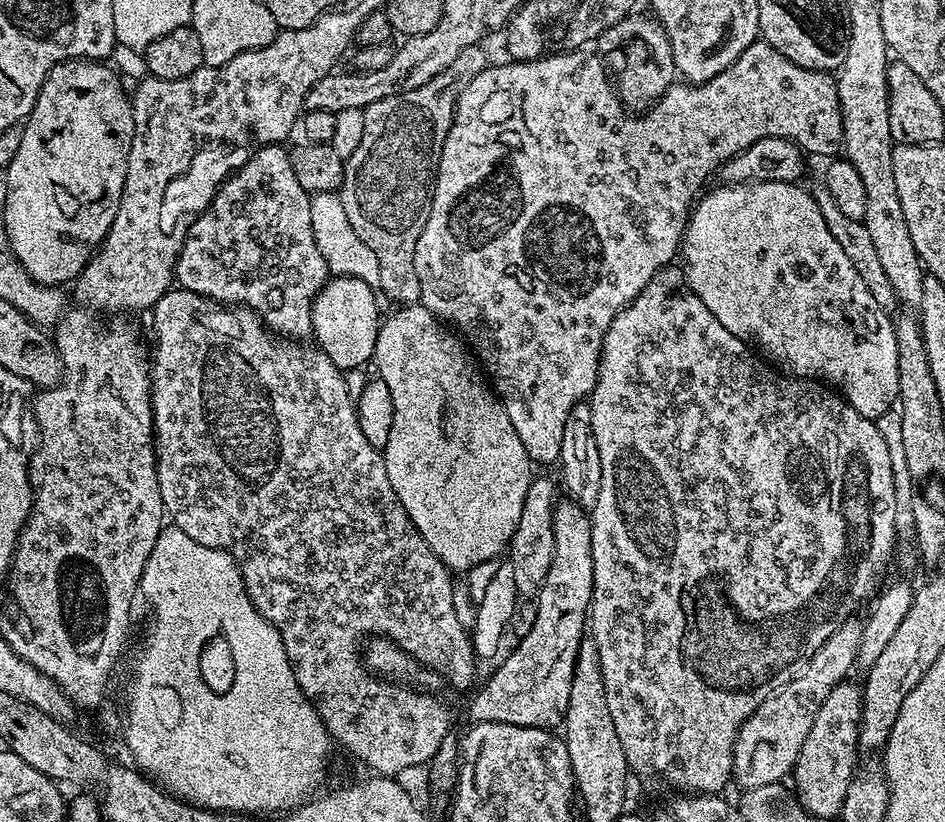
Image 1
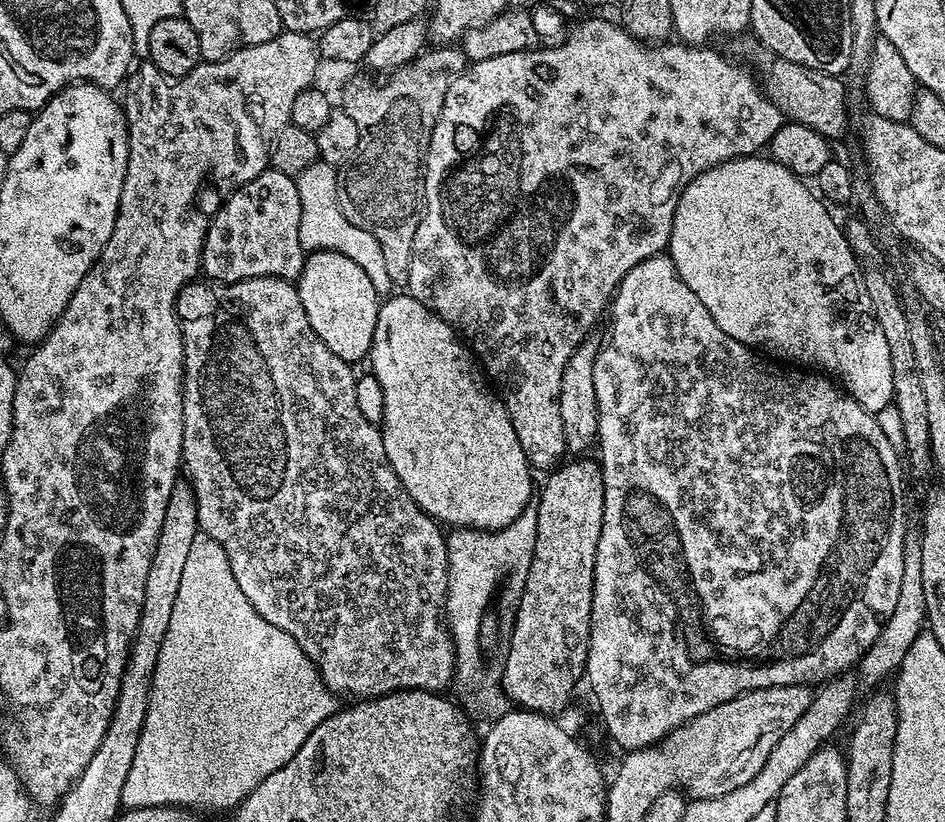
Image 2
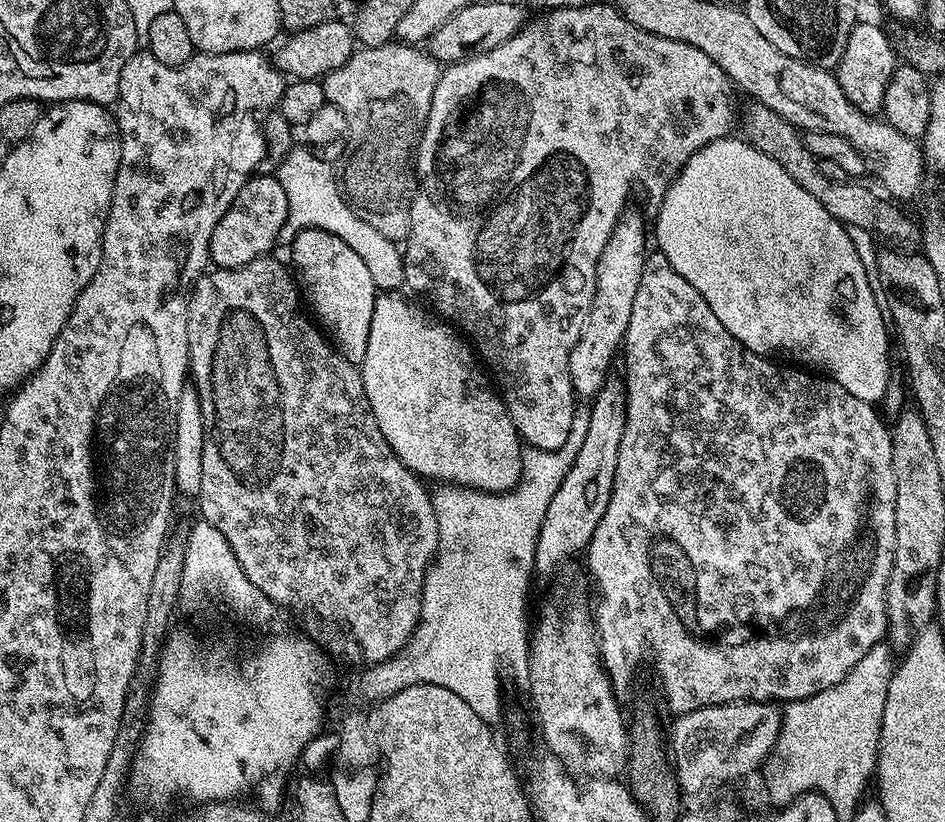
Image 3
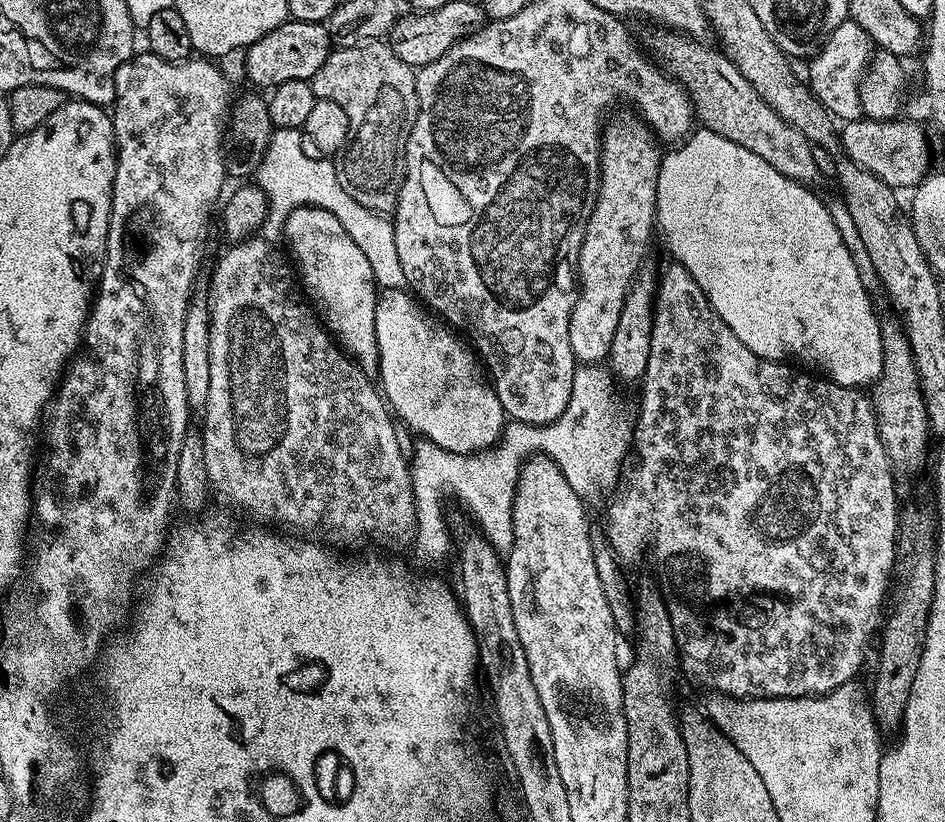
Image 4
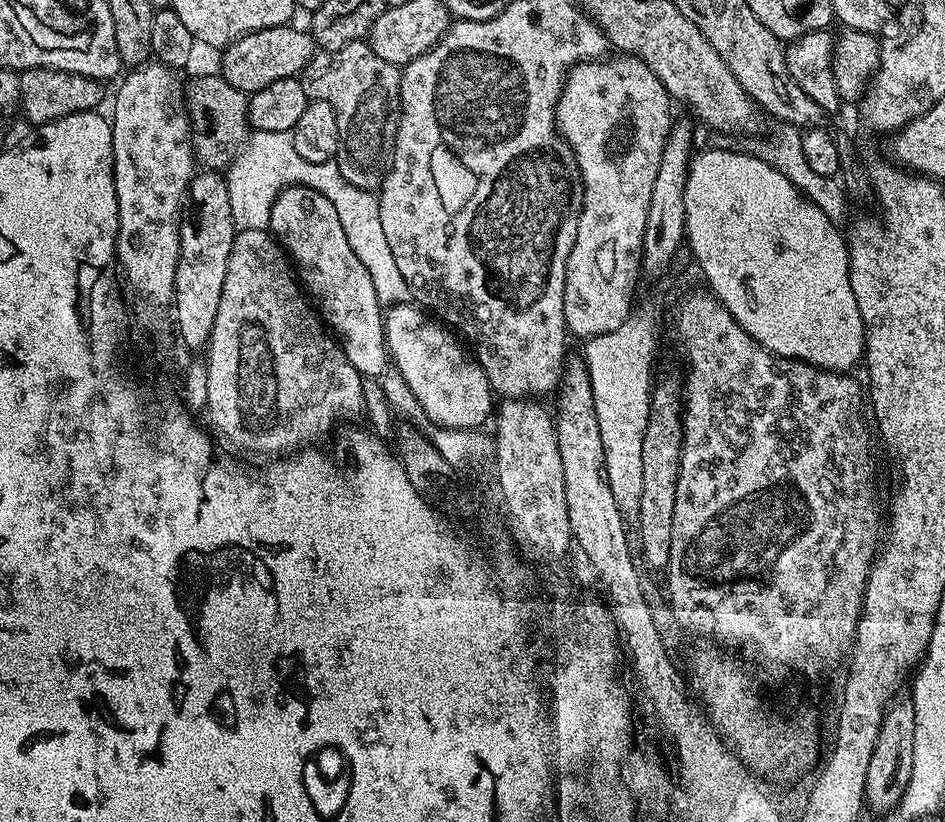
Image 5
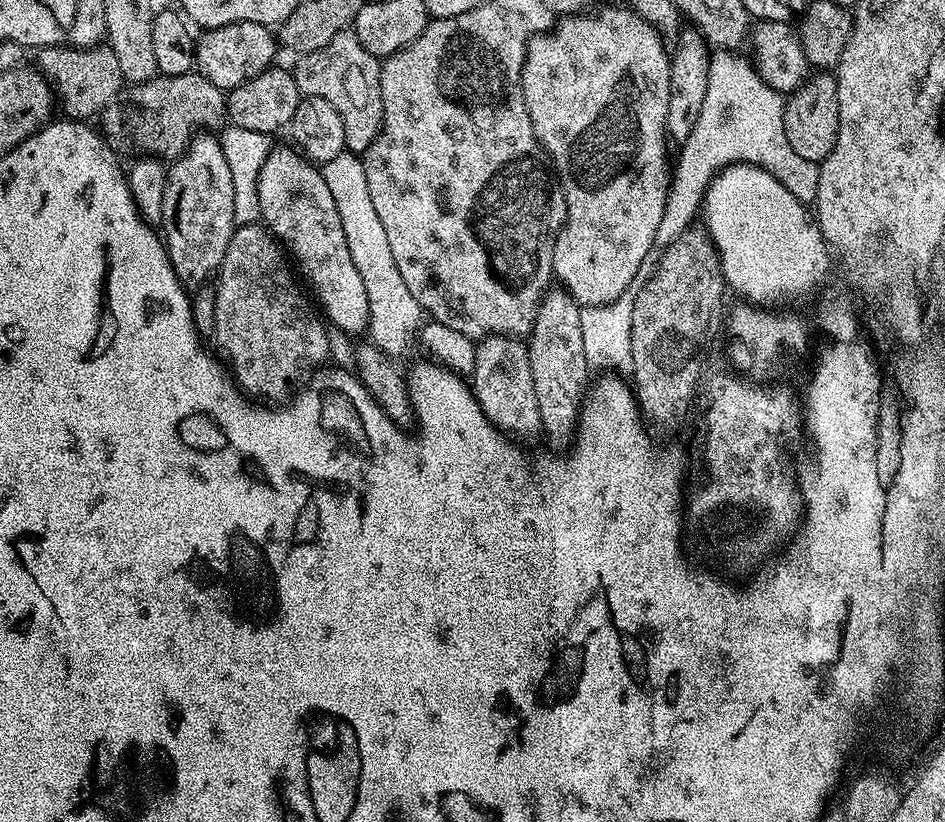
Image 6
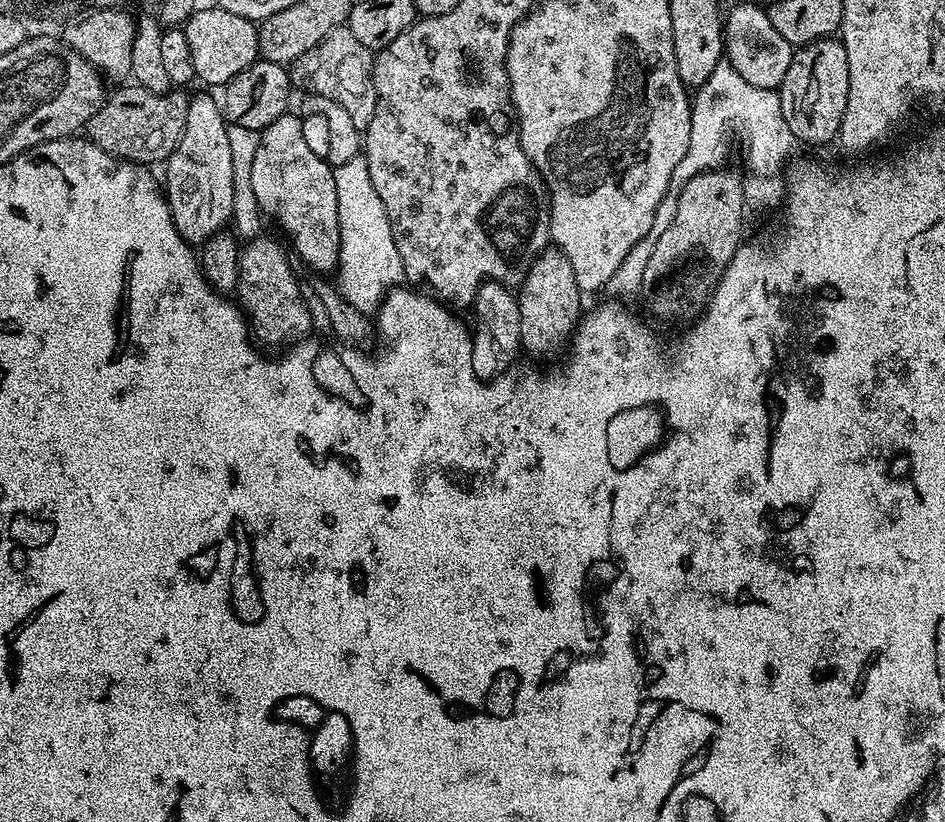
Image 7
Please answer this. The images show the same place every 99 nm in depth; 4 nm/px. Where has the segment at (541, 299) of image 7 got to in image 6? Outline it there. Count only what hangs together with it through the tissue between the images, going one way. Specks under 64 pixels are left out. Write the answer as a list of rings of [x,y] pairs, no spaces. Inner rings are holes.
[[[545,292],[540,313],[536,316],[536,327],[532,329],[527,345],[530,374],[534,374],[534,394],[538,397],[540,427],[543,435],[548,435],[548,444],[552,448],[564,448],[573,443],[590,388],[590,369],[586,362],[586,350],[582,350],[580,310],[581,305],[569,292]]]

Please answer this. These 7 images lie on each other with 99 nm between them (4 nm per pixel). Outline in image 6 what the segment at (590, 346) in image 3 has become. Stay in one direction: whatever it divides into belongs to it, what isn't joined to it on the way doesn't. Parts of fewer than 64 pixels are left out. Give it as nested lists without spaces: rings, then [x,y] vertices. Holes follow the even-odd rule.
[[[601,7],[595,14],[568,14],[564,20],[551,30],[532,37],[528,43],[528,53],[524,59],[524,97],[526,108],[530,114],[530,122],[534,126],[536,139],[540,141],[560,187],[564,190],[564,197],[568,206],[568,217],[564,229],[554,246],[554,276],[561,280],[563,291],[569,292],[577,304],[586,308],[602,308],[606,304],[613,304],[622,293],[634,282],[638,270],[649,259],[648,255],[657,247],[655,235],[658,234],[658,224],[662,220],[663,208],[666,206],[670,181],[670,160],[668,164],[668,126],[666,114],[670,106],[670,86],[672,85],[672,61],[669,49],[664,49],[665,37],[650,23],[646,22],[630,8]]]

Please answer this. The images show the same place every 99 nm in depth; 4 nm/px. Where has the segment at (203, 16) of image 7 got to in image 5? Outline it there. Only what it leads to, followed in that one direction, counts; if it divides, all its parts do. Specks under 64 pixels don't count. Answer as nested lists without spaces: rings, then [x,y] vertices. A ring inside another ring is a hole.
[[[293,26],[279,28],[263,28],[238,37],[234,43],[223,49],[219,71],[224,80],[230,82],[238,90],[249,94],[270,86],[270,82],[278,82],[282,78],[296,78],[312,61],[314,43],[307,31],[299,32]]]

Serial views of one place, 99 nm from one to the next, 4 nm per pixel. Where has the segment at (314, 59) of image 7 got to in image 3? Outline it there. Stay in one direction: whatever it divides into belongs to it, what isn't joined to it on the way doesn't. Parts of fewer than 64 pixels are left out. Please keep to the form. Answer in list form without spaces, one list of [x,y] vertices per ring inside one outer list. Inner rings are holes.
[[[389,42],[373,48],[357,47],[351,58],[322,80],[325,101],[338,106],[338,110],[346,114],[348,123],[348,157],[344,160],[344,176],[342,172],[344,199],[366,222],[370,222],[370,226],[374,226],[374,230],[395,242],[407,241],[410,234],[416,146],[424,132],[430,102],[434,98],[434,86],[438,86],[441,71],[442,64],[423,47]]]

